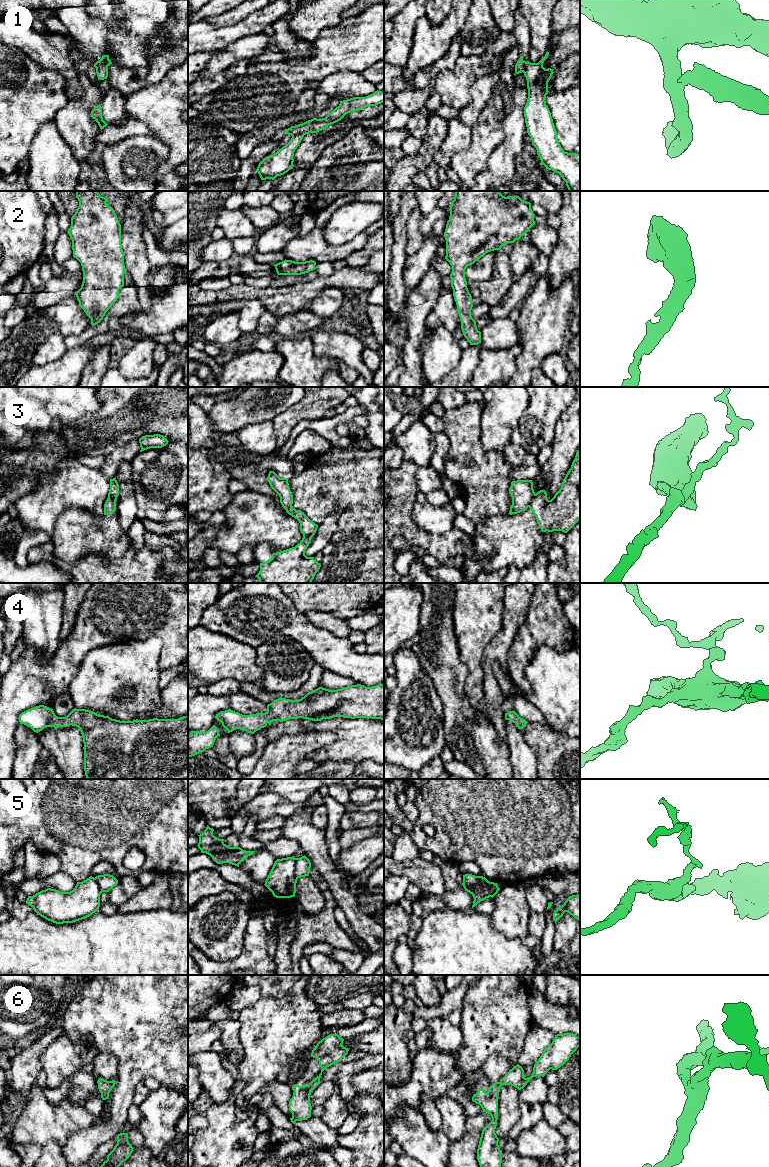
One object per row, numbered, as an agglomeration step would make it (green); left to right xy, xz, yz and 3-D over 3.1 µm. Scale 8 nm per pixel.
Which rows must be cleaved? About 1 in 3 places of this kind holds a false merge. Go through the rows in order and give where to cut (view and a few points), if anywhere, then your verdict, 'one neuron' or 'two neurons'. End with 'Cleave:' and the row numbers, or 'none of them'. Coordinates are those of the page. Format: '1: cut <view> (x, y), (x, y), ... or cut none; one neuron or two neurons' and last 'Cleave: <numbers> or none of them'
1: cut xy (107, 66), (98, 64), (95, 67); two neurons
2: cut none; one neuron
3: cut yz (535, 494), (528, 506); two neurons
4: cut none; one neuron
5: cut yz (487, 880), (478, 887), (463, 886); two neurons
6: cut none; one neuron
Cleave: 1, 3, 5

